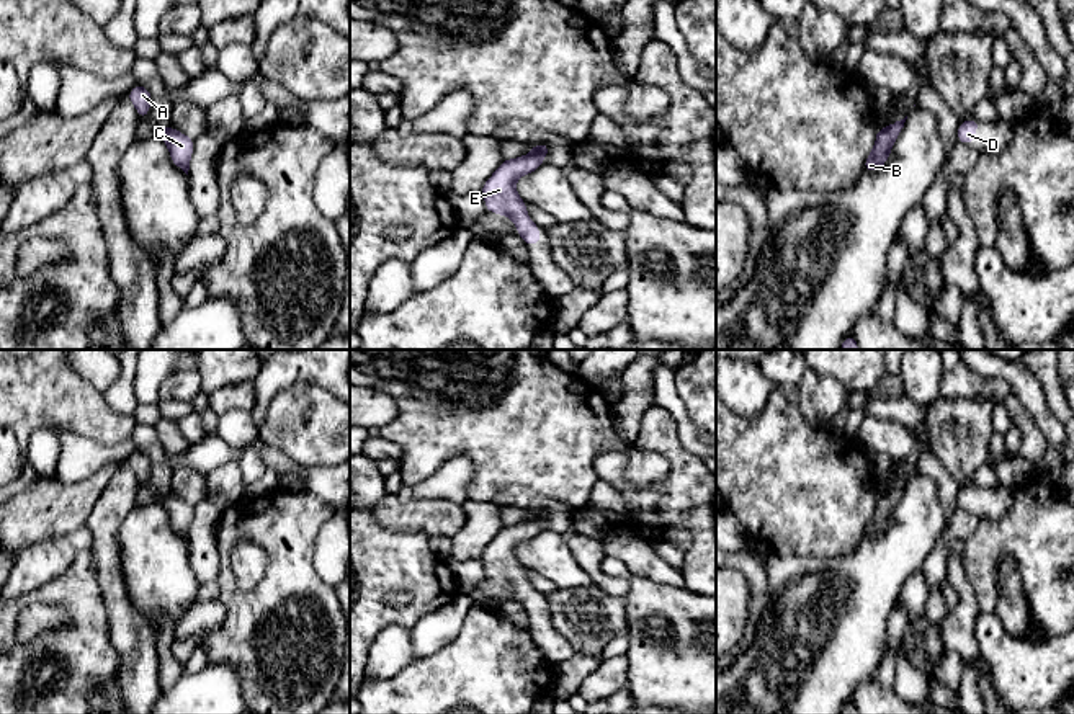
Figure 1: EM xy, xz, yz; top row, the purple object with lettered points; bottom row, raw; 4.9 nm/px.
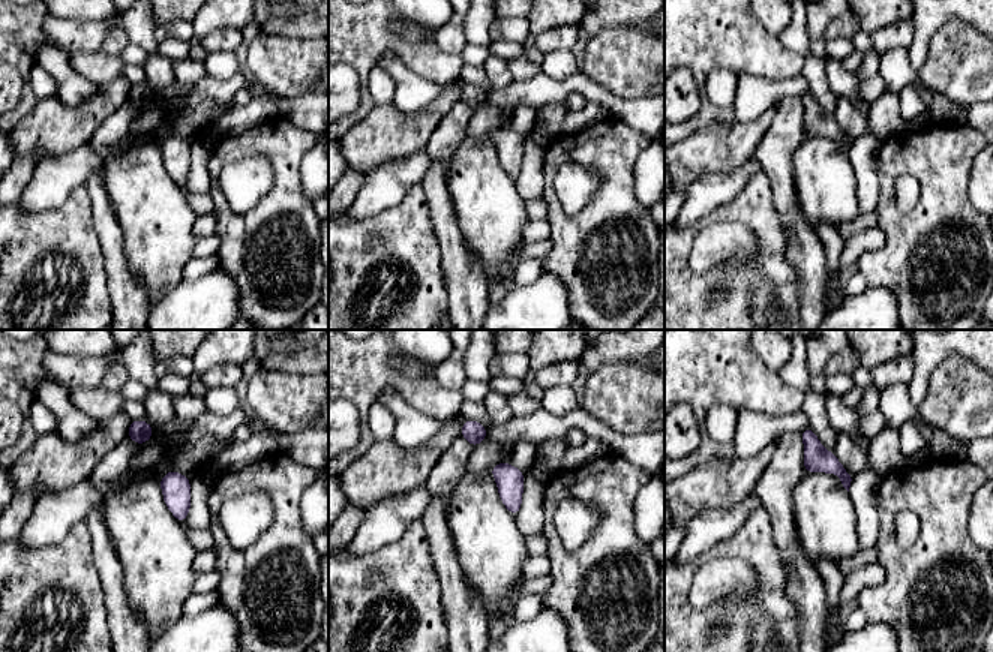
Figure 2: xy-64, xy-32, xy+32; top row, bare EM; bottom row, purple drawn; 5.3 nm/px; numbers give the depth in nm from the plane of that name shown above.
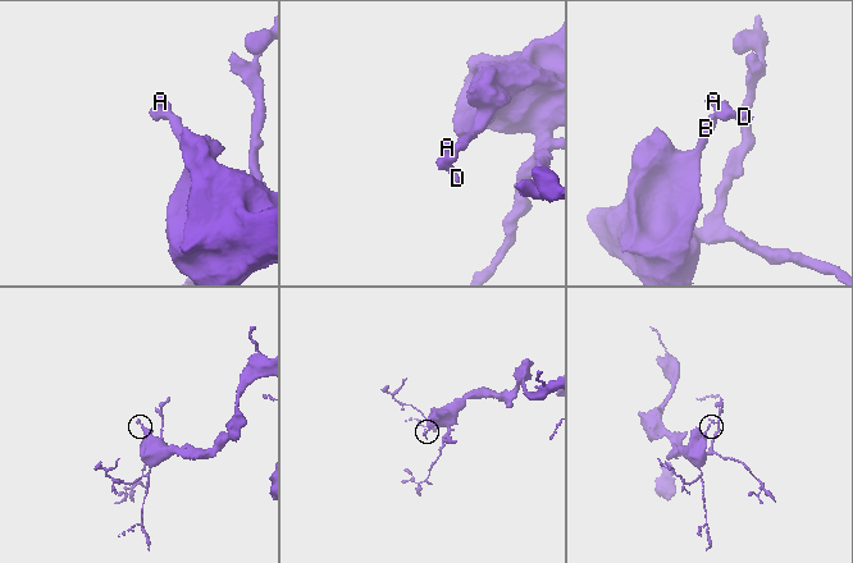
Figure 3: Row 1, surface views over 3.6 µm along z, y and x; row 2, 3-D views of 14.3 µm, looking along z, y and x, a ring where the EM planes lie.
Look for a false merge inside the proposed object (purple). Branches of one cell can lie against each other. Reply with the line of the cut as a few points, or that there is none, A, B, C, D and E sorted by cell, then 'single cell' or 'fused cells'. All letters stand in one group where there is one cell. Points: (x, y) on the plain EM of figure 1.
cut none; groups A B C D E; single cell

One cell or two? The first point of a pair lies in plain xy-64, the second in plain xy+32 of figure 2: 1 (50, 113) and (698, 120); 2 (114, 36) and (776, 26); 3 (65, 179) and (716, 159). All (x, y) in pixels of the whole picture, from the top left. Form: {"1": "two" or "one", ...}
{"1": "two", "2": "two", "3": "two"}

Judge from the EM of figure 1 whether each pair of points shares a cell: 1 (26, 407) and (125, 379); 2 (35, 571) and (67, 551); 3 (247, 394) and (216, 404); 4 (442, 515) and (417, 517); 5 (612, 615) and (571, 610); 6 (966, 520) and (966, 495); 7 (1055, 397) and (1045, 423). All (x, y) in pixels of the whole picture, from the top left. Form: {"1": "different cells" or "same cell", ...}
{"1": "different cells", "2": "same cell", "3": "same cell", "4": "same cell", "5": "same cell", "6": "different cells", "7": "different cells"}

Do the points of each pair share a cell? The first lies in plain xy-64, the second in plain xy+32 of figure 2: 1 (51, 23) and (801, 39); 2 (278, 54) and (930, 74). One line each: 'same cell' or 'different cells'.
1: different cells
2: same cell

